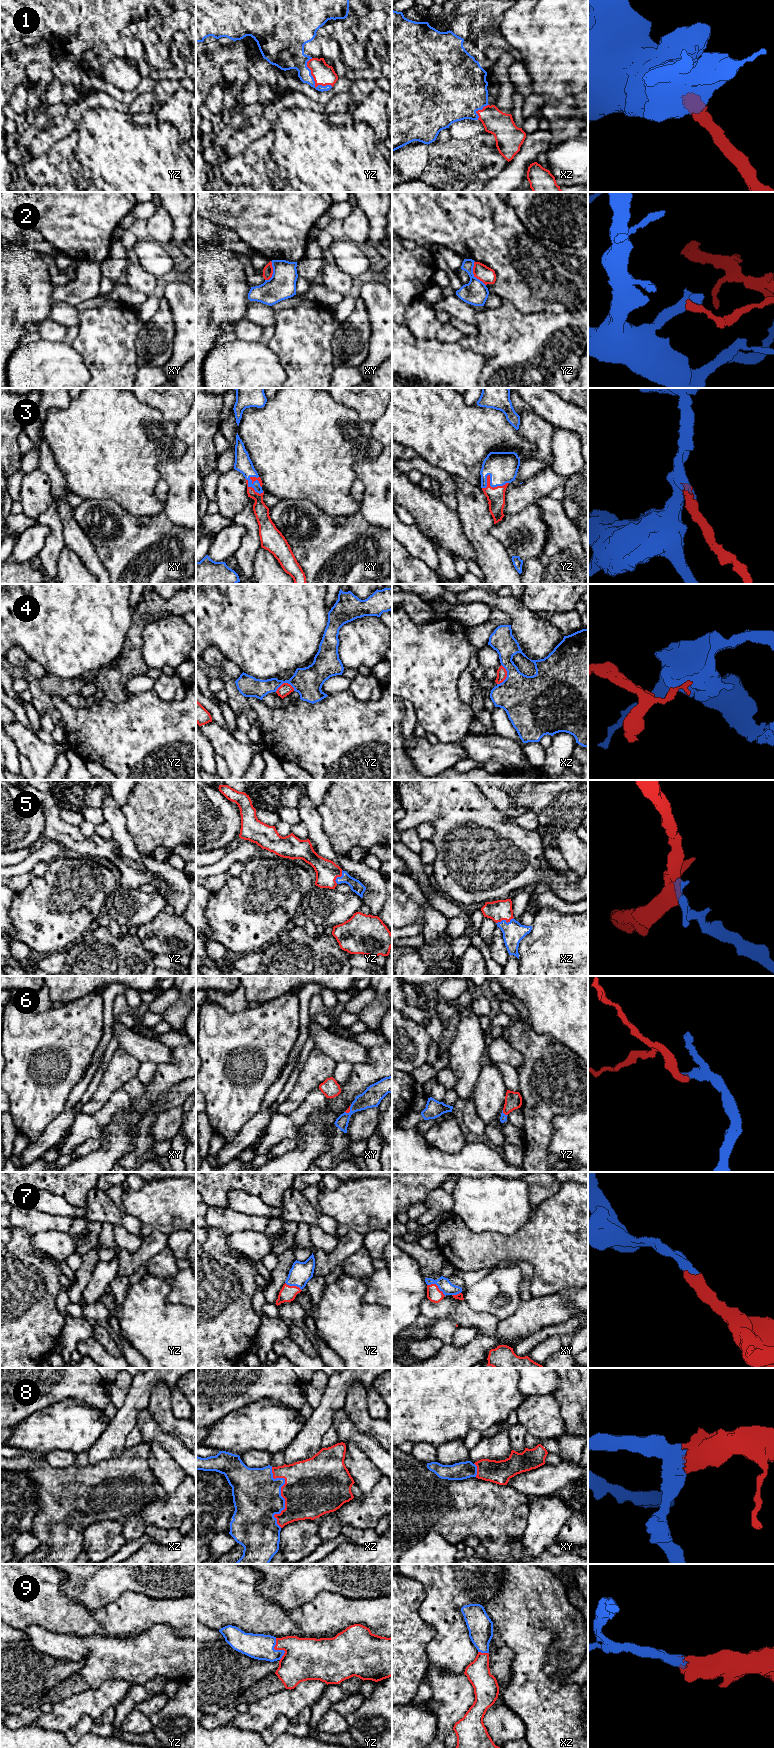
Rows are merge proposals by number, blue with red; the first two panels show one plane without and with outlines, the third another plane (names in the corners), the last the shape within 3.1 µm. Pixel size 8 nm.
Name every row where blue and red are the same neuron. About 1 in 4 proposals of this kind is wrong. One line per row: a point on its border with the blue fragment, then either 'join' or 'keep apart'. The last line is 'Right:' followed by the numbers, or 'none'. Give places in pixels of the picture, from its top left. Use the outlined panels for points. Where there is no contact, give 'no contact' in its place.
1: meets blue in yz at (313, 80); join
2: meets blue in yz at (473, 274); keep apart
3: meets blue in yz at (490, 481); join
4: meets blue in xz at (507, 675); keep apart
5: meets blue in xz at (504, 920); join
6: meets blue in xy at (350, 1110); join
7: meets blue in xy at (437, 1285); join
8: meets blue in xz at (280, 1494); join
9: meets blue in yz at (278, 1650); join
Right: 1, 3, 5, 6, 7, 8, 9

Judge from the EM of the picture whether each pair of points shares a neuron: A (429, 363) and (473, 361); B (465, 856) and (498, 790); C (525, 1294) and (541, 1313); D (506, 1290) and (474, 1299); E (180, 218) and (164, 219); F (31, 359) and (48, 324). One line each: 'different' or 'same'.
A: same
B: different
C: different
D: same
E: different
F: different

